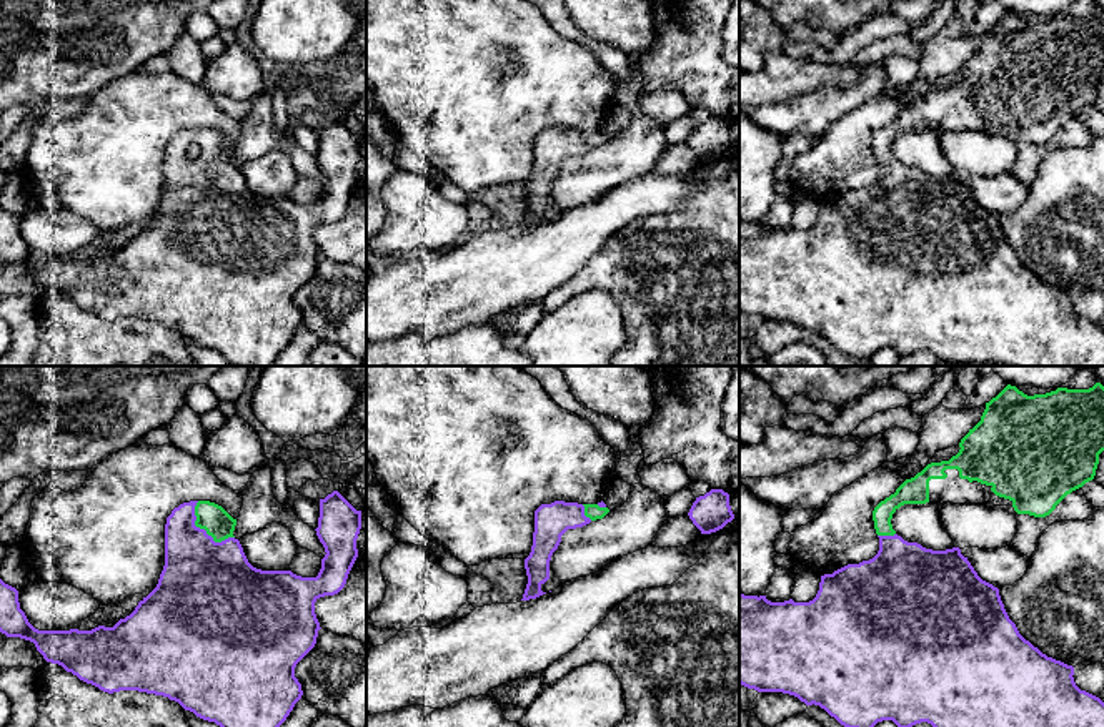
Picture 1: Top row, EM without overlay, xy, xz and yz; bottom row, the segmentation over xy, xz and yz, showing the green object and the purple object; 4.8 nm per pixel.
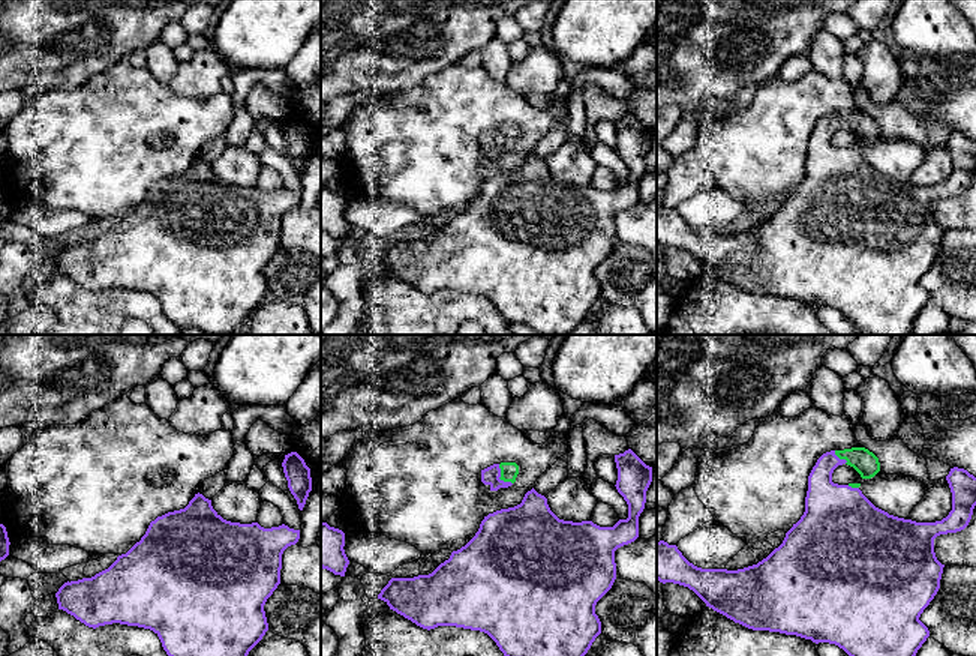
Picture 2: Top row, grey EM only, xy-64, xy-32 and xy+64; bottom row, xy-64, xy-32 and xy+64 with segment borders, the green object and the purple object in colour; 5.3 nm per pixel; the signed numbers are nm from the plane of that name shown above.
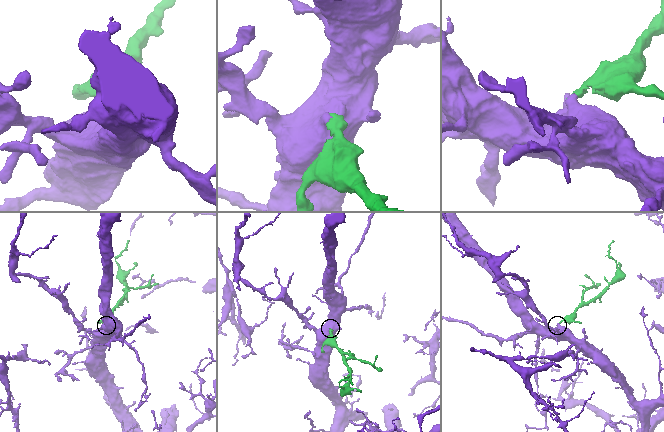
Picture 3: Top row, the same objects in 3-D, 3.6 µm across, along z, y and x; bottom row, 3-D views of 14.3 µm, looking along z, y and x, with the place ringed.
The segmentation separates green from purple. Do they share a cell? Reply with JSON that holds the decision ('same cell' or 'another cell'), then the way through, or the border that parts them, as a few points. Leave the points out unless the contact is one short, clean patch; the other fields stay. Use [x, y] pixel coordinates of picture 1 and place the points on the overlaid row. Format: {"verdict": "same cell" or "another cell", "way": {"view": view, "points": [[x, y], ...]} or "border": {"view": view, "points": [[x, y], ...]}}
{"verdict": "same cell", "way": {"view": "xy", "points": [[212, 518], [203, 528], [202, 579]]}}

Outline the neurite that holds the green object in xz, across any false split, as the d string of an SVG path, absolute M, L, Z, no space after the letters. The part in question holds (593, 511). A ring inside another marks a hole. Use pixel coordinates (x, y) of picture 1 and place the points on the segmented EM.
M554 501L541 504L535 511L535 532L530 556L525 559L528 584L521 601L536 599L546 592L541 586L550 579L550 561L568 529L576 529L591 521L603 519L609 509L601 501L598 504L578 504Z

